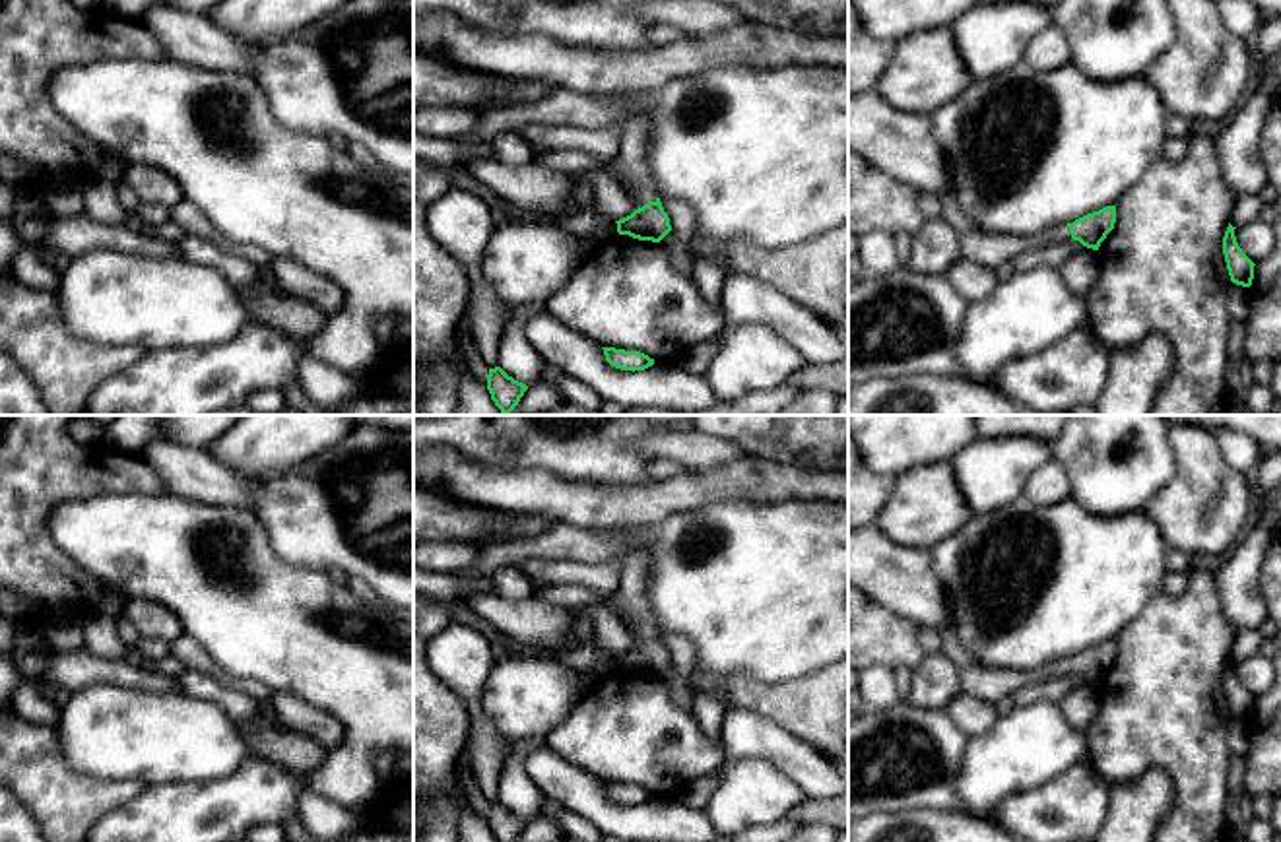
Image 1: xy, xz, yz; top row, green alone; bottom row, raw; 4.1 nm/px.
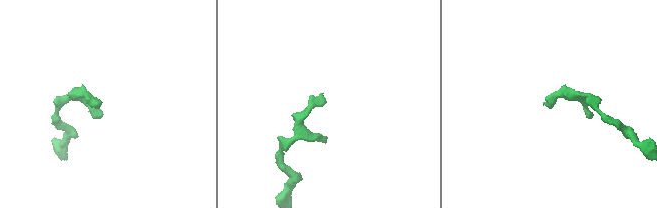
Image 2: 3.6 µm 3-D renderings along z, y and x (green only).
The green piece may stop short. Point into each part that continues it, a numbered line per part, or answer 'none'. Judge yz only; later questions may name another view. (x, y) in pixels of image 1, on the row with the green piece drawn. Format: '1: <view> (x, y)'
1: yz (990, 249)

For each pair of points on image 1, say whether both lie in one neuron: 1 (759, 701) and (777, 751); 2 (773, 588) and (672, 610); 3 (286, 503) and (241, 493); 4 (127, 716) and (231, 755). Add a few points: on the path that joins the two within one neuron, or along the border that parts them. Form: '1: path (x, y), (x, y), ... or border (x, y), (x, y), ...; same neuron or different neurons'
1: border (732, 703), (765, 714), (802, 740); different neurons
2: path (748, 588), (697, 588); same neuron
3: border (235, 474), (253, 487), (249, 507); different neurons
4: path (152, 738), (183, 738), (206, 744); same neuron

